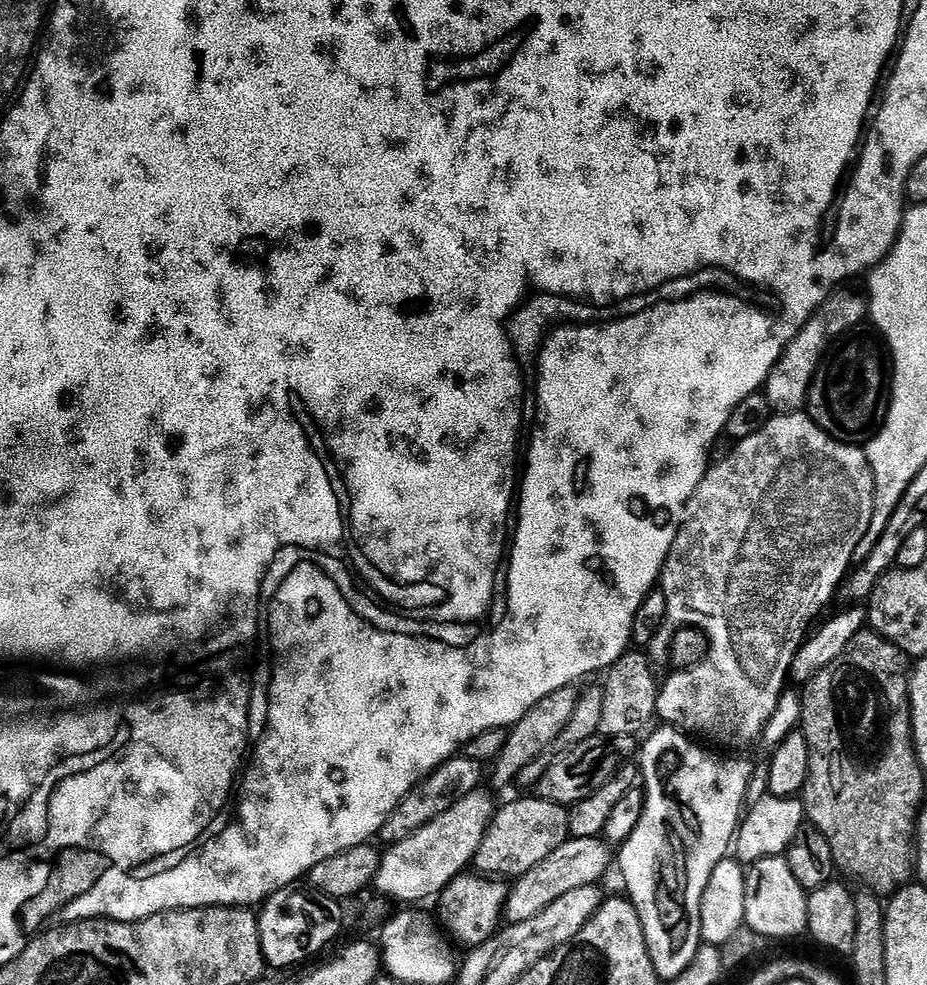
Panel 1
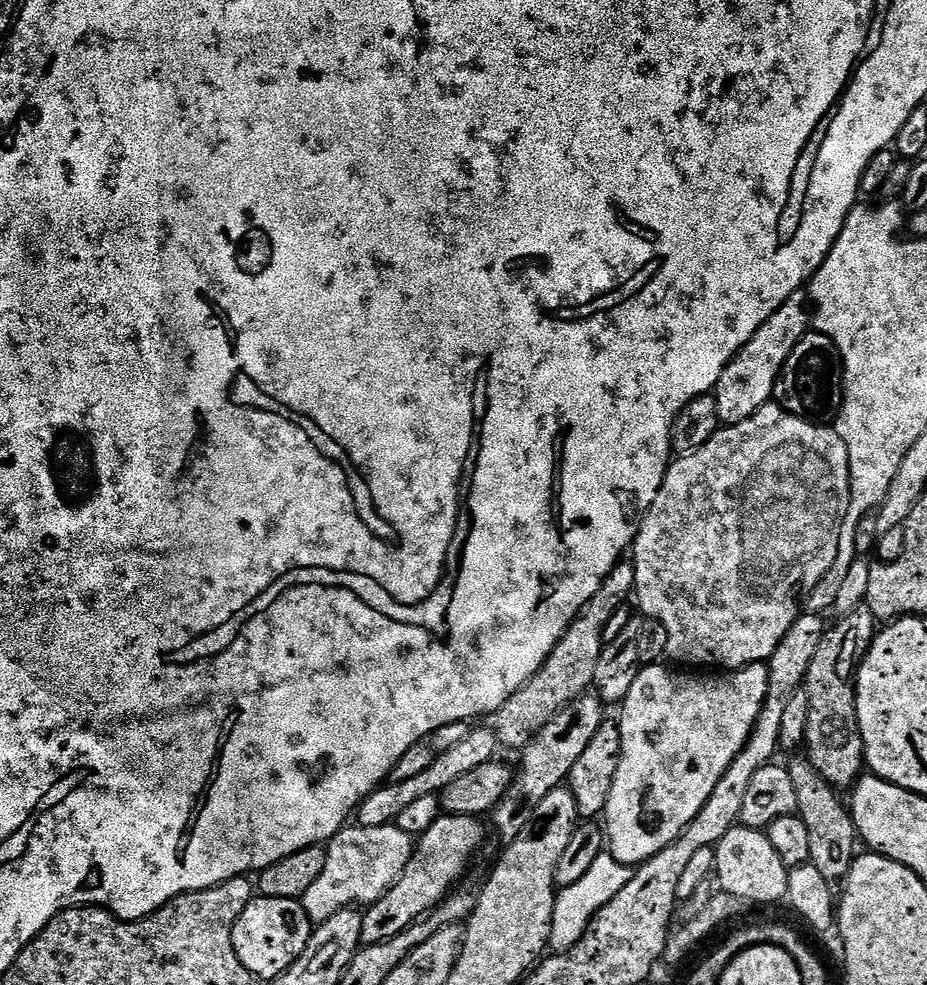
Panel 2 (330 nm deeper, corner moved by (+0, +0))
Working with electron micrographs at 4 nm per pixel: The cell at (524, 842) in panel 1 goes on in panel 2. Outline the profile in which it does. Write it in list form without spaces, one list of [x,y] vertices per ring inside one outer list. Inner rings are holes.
[[[441,814],[435,822],[419,837],[412,853],[412,860],[408,863],[400,881],[384,895],[377,904],[371,905],[363,913],[362,941],[365,945],[381,944],[398,934],[402,934],[412,924],[419,924],[433,909],[440,907],[448,899],[456,884],[468,872],[472,859],[480,852],[480,847],[488,840],[488,832],[484,829],[485,821],[479,816],[453,816]]]

